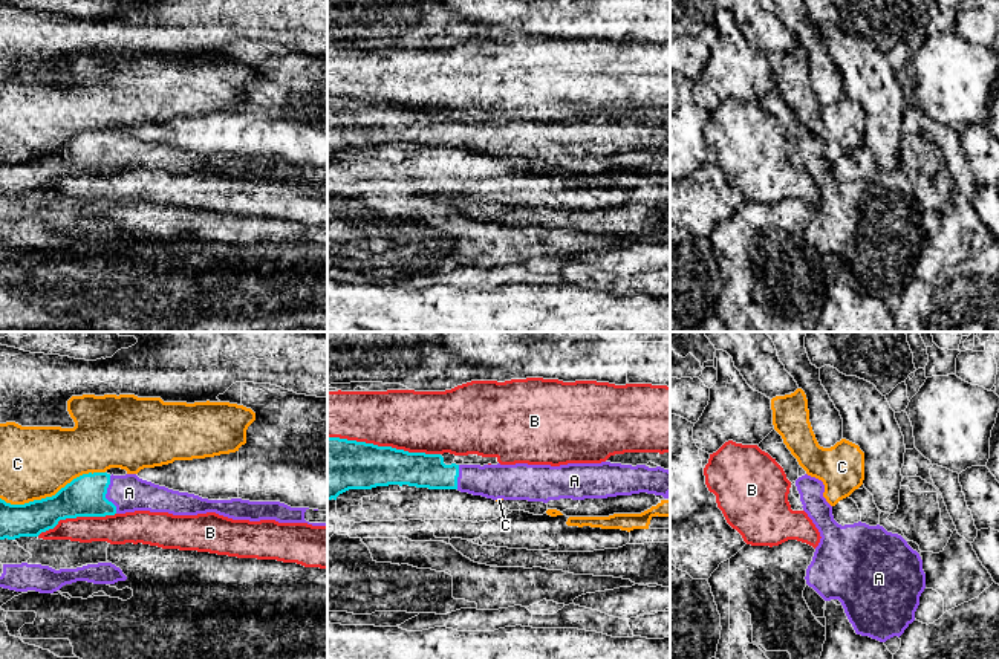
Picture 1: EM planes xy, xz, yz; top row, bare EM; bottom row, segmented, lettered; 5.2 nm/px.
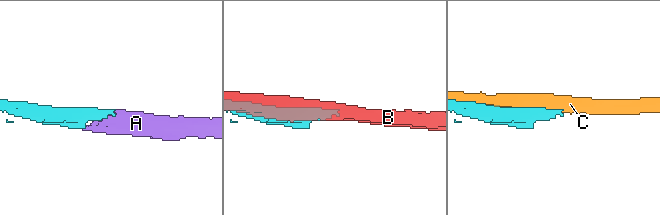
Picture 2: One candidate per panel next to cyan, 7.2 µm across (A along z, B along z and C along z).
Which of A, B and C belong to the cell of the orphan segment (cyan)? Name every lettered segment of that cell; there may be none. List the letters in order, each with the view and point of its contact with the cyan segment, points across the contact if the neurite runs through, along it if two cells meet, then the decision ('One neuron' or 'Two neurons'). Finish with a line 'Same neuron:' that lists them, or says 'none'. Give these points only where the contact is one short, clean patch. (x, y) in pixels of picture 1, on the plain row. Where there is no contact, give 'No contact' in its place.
A: Touches cyan at xy (106, 150). One neuron
B: Touches cyan at xz (384, 104). Two neurons
C: Touches cyan at xy (52, 153). Two neurons
Same neuron: A

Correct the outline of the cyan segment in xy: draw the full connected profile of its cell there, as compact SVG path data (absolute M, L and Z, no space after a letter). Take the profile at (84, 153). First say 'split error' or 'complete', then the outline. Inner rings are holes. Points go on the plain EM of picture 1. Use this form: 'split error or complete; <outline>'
split error; M89 130L73 136L52 154L24 162L11 162L0 156L0 197L38 194L66 176L106 174L135 168L173 173L216 170L233 177L275 177L327 183L327 180L306 179L308 167L291 165L280 159L208 157L155 142L136 131Z

